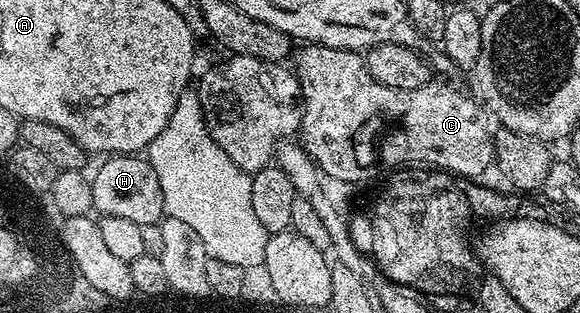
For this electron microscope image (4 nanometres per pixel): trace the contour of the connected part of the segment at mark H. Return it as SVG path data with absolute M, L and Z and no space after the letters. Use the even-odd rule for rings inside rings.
M119 153L109 155L91 177L91 199L93 209L101 217L128 219L131 223L155 225L162 220L165 213L163 203L163 187L159 187L159 175L155 175L155 167L148 156Z

